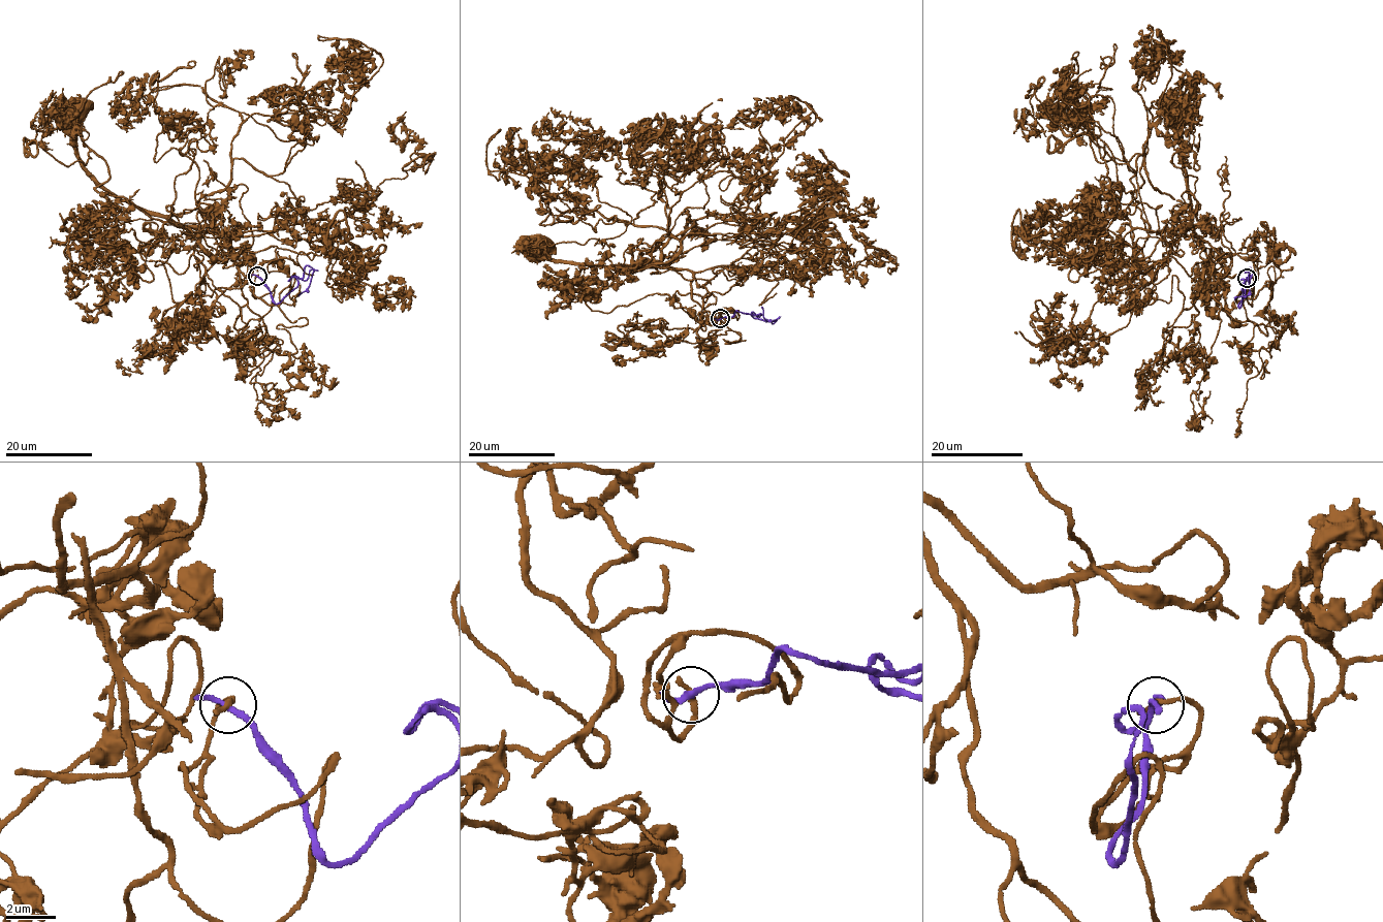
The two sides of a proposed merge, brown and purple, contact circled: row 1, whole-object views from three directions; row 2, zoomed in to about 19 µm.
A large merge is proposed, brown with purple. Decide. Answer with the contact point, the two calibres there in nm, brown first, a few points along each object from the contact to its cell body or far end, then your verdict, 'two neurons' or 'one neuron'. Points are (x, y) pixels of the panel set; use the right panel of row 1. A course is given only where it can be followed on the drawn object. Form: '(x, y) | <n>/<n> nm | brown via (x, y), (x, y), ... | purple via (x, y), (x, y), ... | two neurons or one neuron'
(1247, 278) | 240/190 nm | brown via (1247, 279), (1254, 283), (1235, 300), (1244, 288), (1246, 313), (1266, 335), (1234, 320), (1212, 292), (1173, 112) | purple via (1247, 279), (1246, 294), (1239, 307), (1242, 289), (1246, 281), (1249, 283), (1252, 273), (1249, 292), (1234, 299) | two neurons

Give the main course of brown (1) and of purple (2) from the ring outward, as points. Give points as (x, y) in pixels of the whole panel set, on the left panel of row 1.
1: (257, 276), (254, 296), (276, 285), (271, 309), (237, 329), (247, 303), (231, 241), (114, 197), (71, 118)
2: (257, 276), (274, 301), (279, 304), (297, 286), (296, 278), (305, 281), (312, 269), (311, 281), (299, 295)

